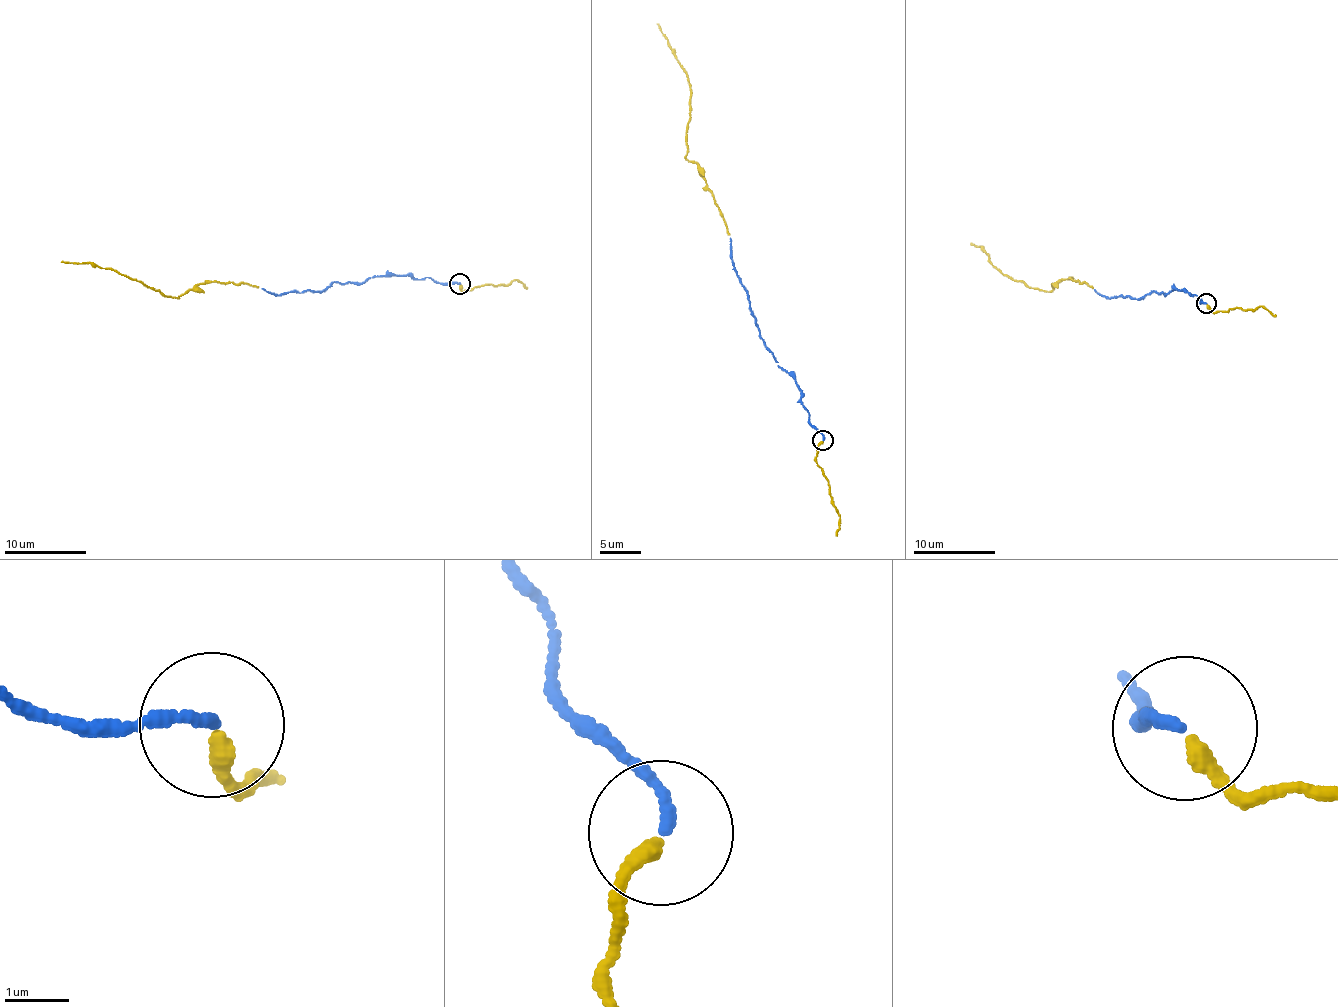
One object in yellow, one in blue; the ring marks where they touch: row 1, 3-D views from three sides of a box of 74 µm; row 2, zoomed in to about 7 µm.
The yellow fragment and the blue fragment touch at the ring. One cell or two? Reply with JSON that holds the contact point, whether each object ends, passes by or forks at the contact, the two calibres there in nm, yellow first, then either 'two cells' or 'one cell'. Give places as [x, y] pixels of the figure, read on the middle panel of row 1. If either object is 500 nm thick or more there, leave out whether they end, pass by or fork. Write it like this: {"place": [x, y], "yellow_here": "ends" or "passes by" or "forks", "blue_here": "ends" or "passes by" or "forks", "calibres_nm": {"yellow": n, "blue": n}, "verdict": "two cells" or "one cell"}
{"place": [823, 440], "yellow_here": "ends", "blue_here": "ends", "calibres_nm": {"yellow": 240, "blue": 160}, "verdict": "one cell"}

